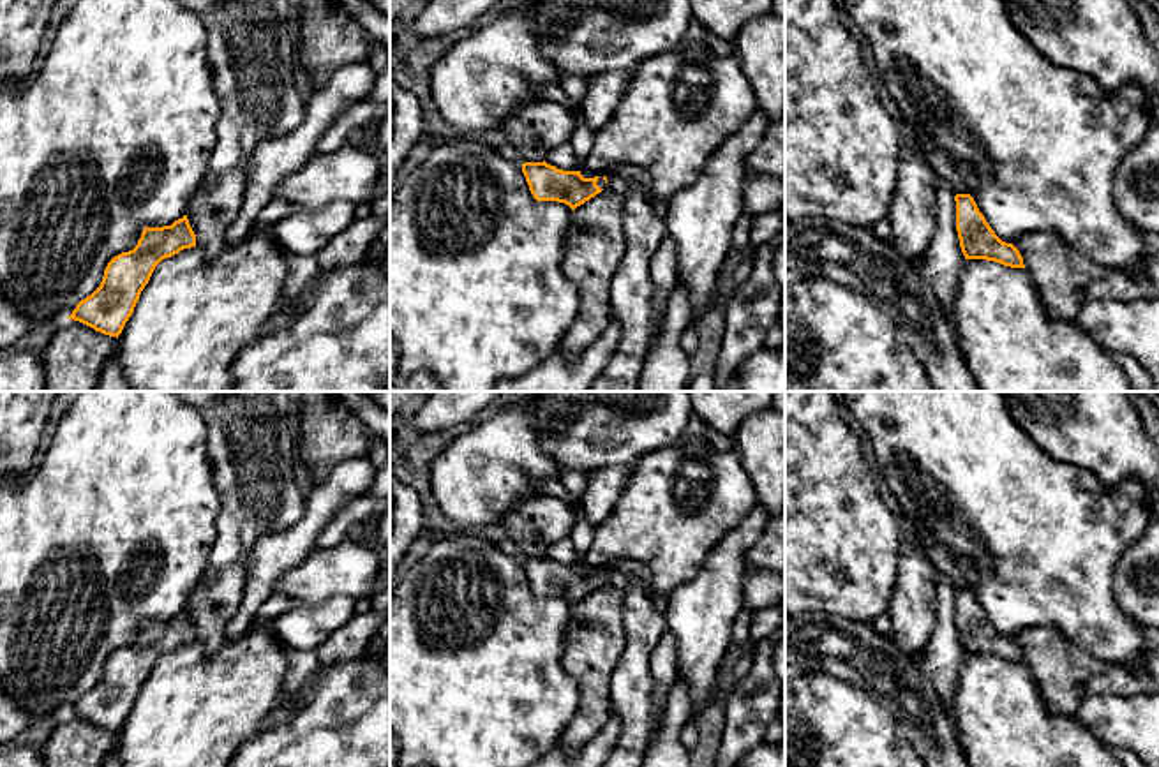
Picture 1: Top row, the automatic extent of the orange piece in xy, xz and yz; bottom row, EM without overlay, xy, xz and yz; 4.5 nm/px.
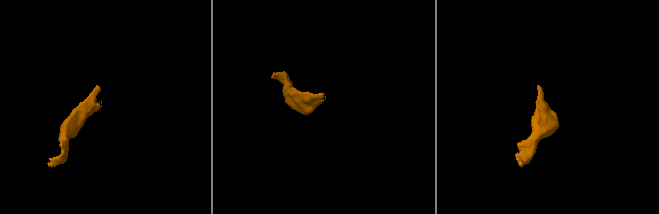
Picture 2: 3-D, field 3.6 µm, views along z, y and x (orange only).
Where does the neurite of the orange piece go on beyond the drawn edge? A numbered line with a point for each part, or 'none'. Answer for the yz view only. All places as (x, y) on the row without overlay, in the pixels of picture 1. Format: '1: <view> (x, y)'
none

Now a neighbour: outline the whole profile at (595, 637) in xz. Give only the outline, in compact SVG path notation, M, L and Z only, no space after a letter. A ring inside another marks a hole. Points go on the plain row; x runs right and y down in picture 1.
M607 571L603 585L573 605L561 652L565 672L579 686L579 711L561 737L570 755L593 741L612 712L609 691L626 647L623 608L630 584L623 573Z

